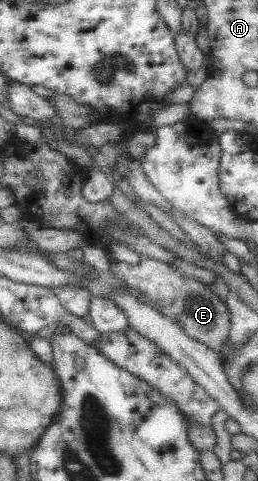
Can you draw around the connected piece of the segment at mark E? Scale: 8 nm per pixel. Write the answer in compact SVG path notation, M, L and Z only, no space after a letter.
M142 257L138 265L127 265L113 260L110 260L109 265L114 276L124 280L129 287L140 290L154 309L178 322L189 337L216 350L218 355L223 352L223 348L229 343L229 307L214 293L213 286L184 276L172 265L145 257Z

